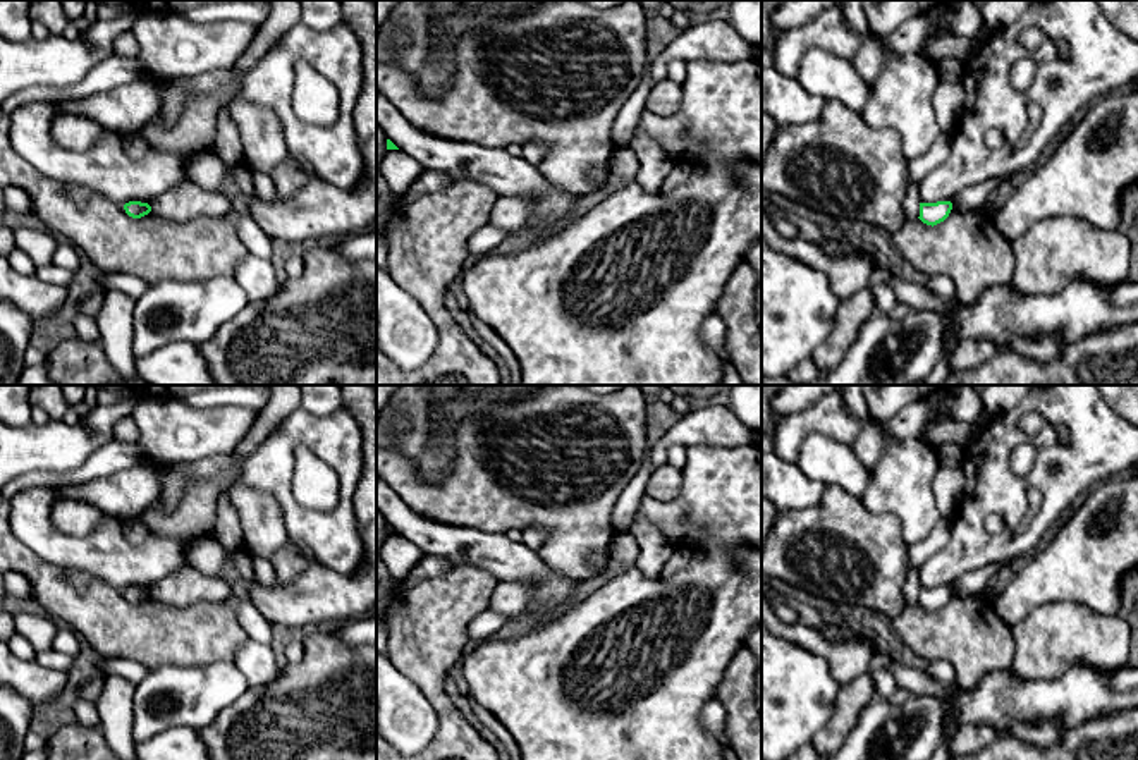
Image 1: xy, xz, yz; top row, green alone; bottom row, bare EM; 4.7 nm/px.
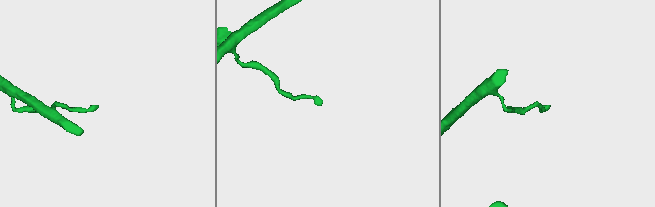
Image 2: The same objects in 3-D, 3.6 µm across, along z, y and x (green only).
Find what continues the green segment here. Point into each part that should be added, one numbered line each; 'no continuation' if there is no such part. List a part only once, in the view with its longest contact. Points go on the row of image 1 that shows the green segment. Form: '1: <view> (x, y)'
no continuation

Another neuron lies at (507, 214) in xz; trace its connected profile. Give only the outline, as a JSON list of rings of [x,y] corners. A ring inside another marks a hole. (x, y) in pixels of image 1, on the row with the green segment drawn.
[[[497,198],[490,224],[502,229],[507,237],[526,225],[528,206],[514,198]]]

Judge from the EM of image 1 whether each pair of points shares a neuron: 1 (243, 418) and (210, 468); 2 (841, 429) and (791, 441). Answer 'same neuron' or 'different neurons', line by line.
1: different neurons
2: same neuron

